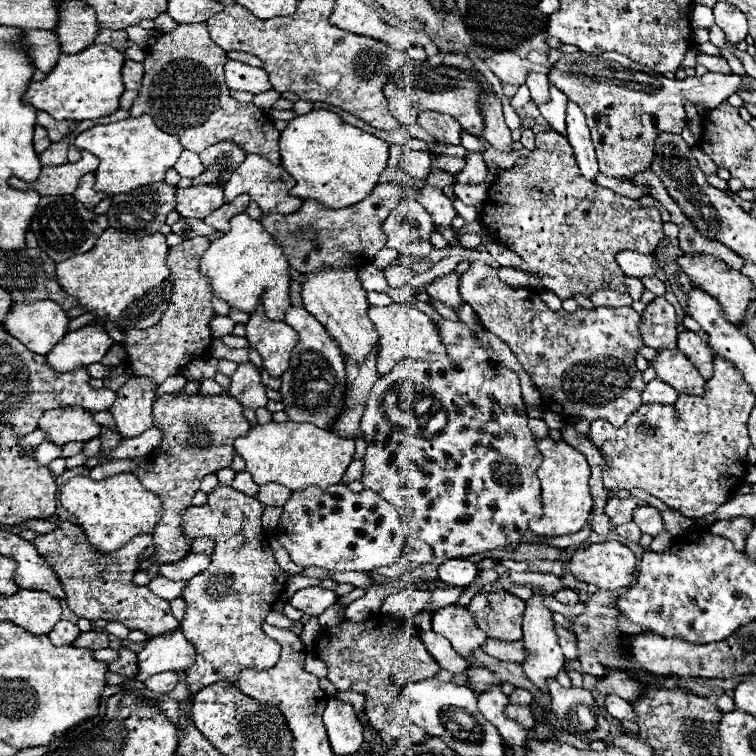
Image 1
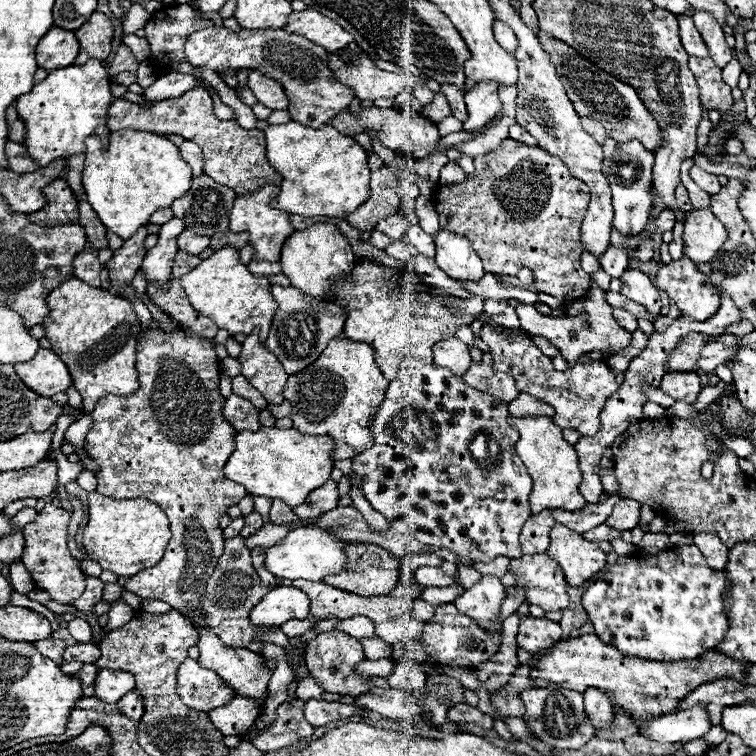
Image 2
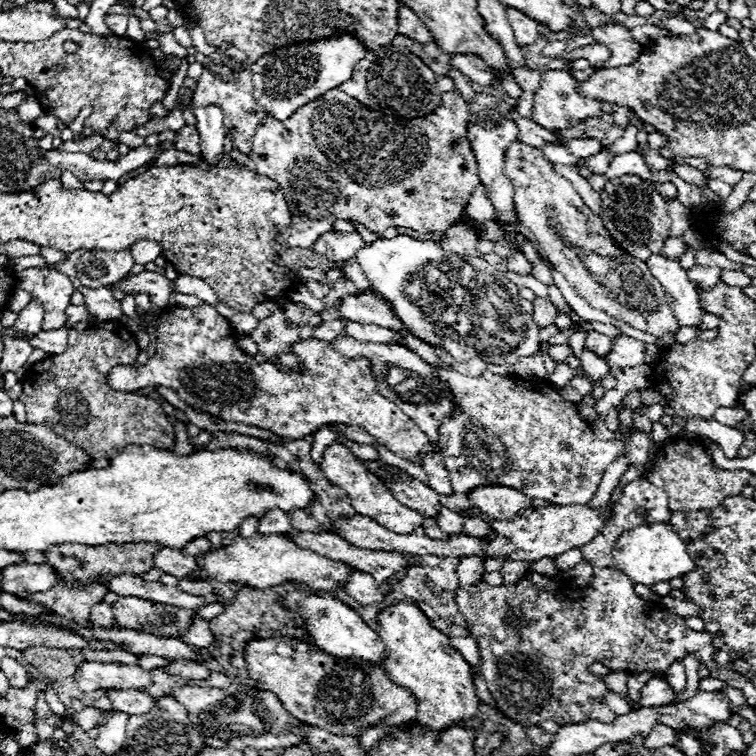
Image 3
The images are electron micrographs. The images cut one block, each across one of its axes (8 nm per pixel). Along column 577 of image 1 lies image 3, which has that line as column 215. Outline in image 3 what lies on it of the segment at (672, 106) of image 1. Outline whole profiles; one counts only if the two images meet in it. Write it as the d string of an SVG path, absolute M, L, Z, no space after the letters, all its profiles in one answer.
M232 46L228 50L218 50L210 56L204 56L202 64L204 64L204 72L198 80L190 108L218 104L224 112L224 126L232 134L234 148L238 148L242 154L250 154L254 130L264 120L266 112L256 102L256 98L252 98L254 84L252 84L252 70L250 70L250 62L248 62L246 54L242 50L238 50L236 46Z

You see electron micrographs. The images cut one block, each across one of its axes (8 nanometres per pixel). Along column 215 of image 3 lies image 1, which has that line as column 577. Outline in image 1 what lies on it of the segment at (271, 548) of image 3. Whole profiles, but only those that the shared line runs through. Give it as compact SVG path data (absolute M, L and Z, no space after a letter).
M620 542L590 544L574 552L568 570L580 582L594 584L602 590L616 590L630 586L634 580L636 556Z

